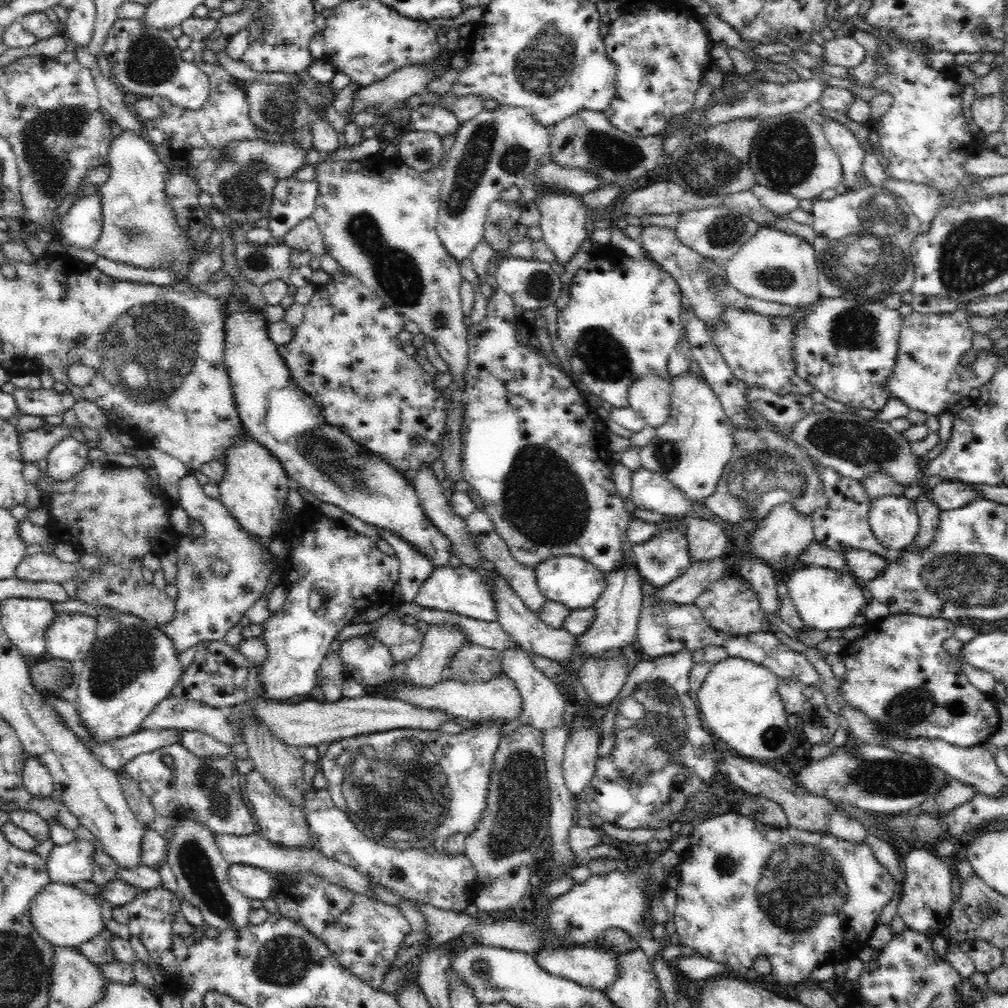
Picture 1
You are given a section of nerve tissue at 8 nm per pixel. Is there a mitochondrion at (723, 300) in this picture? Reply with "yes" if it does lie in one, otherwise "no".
no

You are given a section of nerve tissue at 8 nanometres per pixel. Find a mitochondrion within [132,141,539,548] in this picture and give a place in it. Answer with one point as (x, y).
(396, 271)

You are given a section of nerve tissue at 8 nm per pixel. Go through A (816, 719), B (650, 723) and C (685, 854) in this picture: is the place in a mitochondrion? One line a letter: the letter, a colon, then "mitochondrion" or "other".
A: mitochondrion
B: mitochondrion
C: other

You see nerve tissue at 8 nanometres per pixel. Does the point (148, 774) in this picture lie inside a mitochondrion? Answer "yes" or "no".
no

